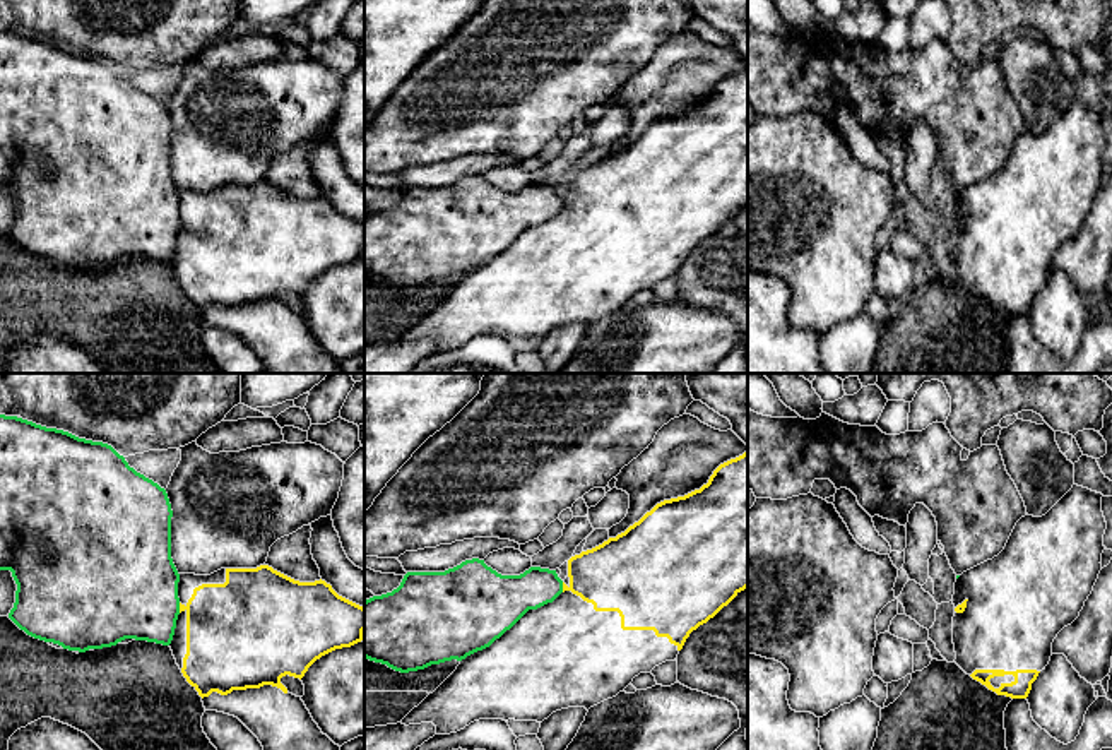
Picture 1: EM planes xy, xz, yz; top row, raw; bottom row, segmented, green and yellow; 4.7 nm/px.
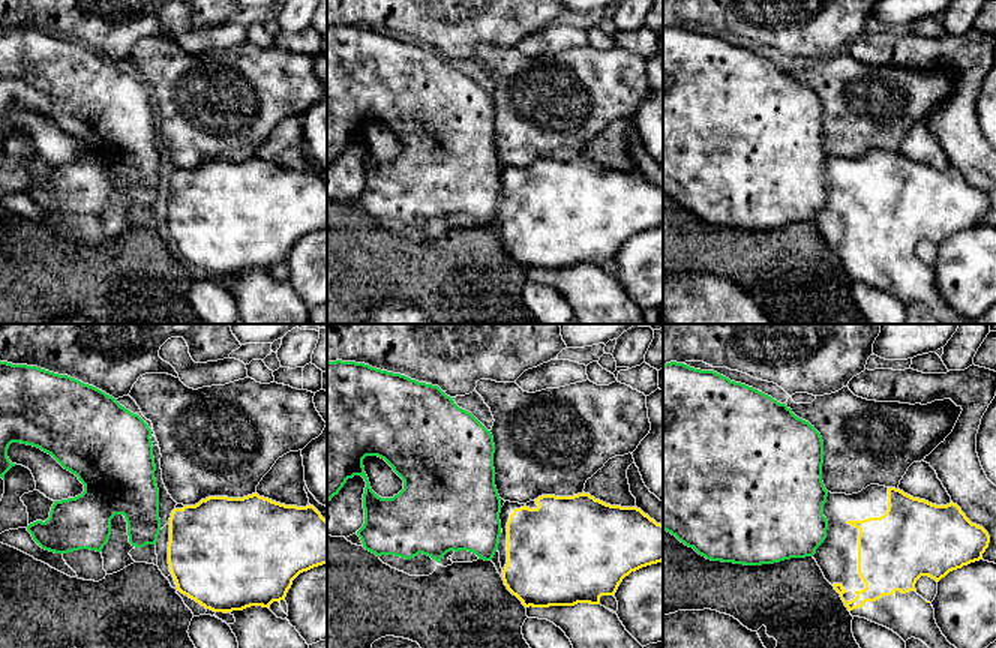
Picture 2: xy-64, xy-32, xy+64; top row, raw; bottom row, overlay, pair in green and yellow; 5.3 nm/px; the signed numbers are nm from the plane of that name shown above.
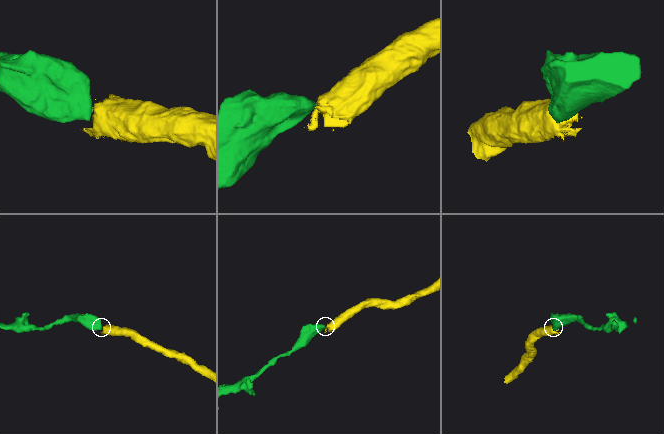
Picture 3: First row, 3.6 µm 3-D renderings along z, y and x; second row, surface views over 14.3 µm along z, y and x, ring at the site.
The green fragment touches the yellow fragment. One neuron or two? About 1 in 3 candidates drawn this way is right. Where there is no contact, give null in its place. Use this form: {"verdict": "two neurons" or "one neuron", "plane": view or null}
{"verdict": "two neurons", "plane": "xy"}

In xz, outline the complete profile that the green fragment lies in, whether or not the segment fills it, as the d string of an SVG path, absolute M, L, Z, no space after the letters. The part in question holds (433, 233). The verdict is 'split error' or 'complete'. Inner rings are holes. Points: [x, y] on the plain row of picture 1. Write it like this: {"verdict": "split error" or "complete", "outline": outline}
{"verdict": "complete", "outline": "M472 175L445 188L407 188L397 205L364 217L364 274L388 284L409 289L445 277L462 277L489 264L510 247L529 226L553 219L563 209L556 187L530 183L520 192L501 192Z"}

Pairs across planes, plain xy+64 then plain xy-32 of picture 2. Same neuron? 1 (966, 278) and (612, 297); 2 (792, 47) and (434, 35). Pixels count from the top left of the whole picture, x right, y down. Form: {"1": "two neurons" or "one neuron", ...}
{"1": "two neurons", "2": "one neuron"}

